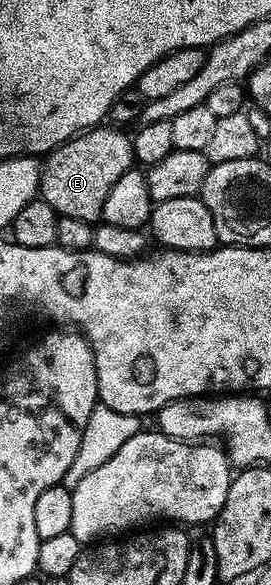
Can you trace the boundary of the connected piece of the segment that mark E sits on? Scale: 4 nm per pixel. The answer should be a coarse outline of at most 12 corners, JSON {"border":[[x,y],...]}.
{"border":[[121,128],[87,129],[45,154],[41,200],[97,222],[135,164]]}

